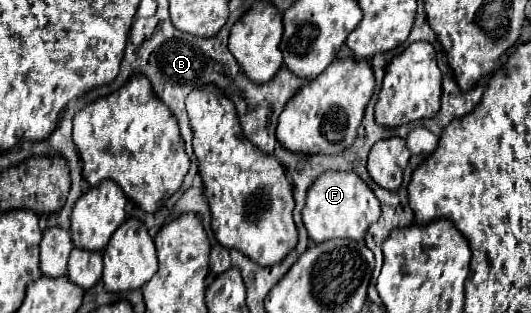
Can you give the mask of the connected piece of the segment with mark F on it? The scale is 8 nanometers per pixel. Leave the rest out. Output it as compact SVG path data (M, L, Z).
M328 171L320 175L312 187L308 189L306 205L302 209L302 219L308 229L308 237L314 243L322 243L328 239L364 239L368 227L376 223L380 217L380 201L372 193L372 189L352 171Z

